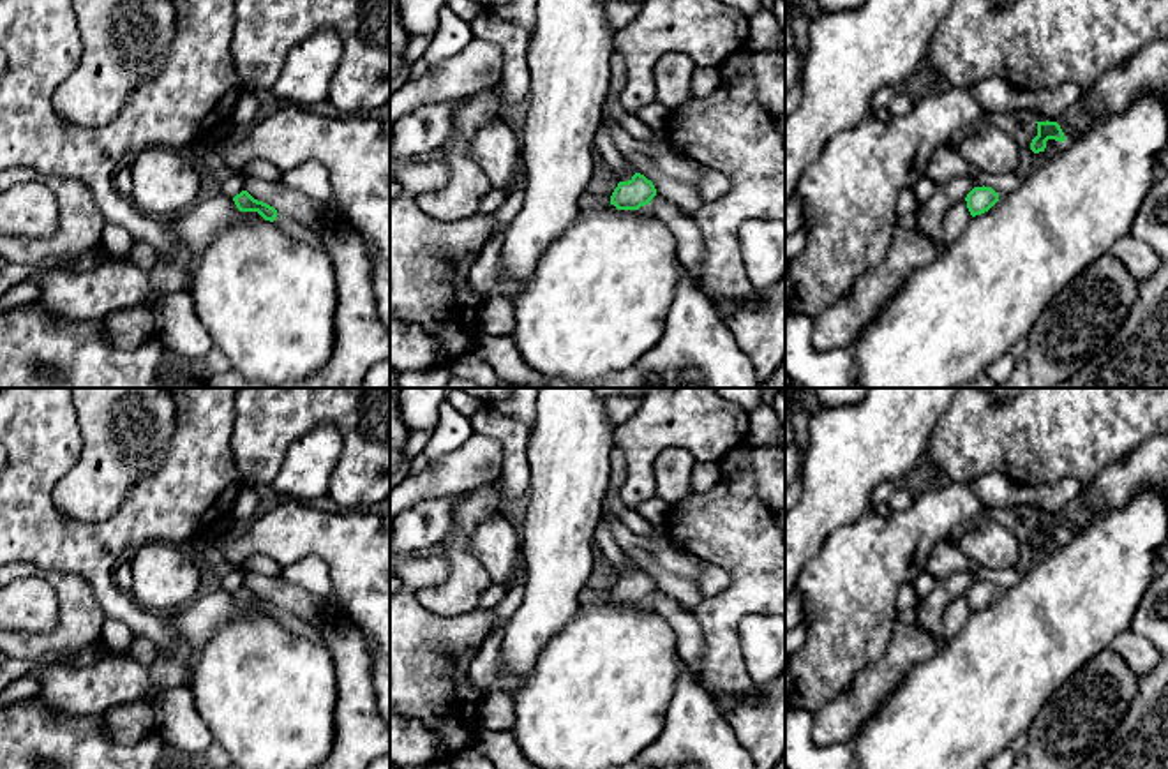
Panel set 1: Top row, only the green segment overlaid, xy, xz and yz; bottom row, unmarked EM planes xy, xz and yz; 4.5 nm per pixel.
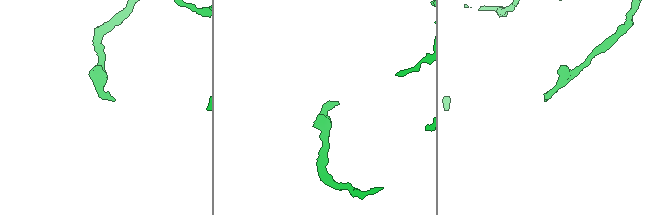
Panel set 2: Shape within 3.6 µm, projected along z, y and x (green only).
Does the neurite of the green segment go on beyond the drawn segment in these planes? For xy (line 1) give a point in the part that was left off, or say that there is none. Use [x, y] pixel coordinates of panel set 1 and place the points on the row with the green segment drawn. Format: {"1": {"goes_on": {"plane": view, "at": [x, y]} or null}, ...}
{"1": {"goes_on": null}}

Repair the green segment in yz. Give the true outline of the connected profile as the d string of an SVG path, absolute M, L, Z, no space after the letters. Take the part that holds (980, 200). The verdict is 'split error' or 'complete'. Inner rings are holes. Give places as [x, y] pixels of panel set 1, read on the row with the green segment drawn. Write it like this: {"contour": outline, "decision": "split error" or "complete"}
{"contour": "M974 187L965 201L970 215L976 217L988 212L999 201L999 194L992 187Z", "decision": "complete"}

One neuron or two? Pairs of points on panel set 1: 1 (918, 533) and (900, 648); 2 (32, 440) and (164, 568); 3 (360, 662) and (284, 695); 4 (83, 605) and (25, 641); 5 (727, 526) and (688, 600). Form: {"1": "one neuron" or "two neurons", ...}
{"1": "two neurons", "2": "two neurons", "3": "two neurons", "4": "one neuron", "5": "two neurons"}

